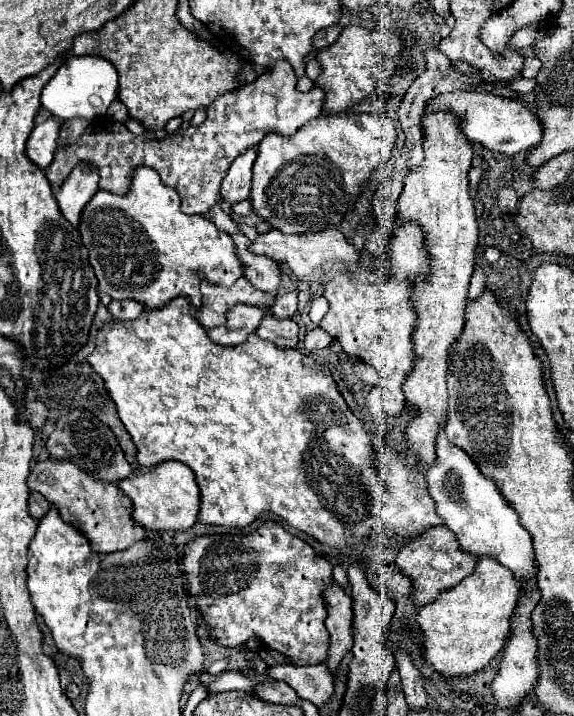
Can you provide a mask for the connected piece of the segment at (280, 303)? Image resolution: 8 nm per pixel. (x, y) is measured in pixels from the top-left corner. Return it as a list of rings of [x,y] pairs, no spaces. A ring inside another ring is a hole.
[[[289,291],[283,297],[277,297],[273,303],[273,313],[275,317],[293,317],[297,313],[297,299],[299,291]]]

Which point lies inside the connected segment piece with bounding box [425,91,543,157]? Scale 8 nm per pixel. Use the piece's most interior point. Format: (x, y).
(504, 125)

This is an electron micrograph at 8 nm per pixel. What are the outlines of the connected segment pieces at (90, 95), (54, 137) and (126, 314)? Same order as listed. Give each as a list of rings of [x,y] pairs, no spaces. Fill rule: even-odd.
[[[83,55],[67,57],[57,73],[49,79],[41,93],[41,105],[61,121],[69,119],[87,119],[93,121],[103,117],[111,101],[117,99],[117,69],[103,57]]]
[[[47,119],[31,131],[31,137],[27,141],[27,157],[39,165],[41,169],[47,169],[53,161],[55,149],[59,145],[59,129],[61,123],[55,119]]]
[[[125,299],[125,301],[111,301],[109,303],[109,313],[115,319],[135,319],[143,311],[143,305],[135,299]]]

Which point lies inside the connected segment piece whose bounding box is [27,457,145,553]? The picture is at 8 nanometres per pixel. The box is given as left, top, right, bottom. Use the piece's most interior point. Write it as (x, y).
(101, 510)

